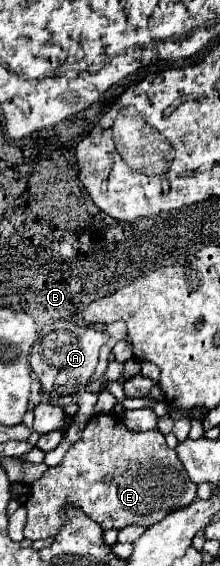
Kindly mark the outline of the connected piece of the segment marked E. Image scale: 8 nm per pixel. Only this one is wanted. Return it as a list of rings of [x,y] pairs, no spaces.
[[[96,415],[86,425],[82,437],[70,447],[64,461],[56,467],[50,467],[40,479],[32,483],[32,495],[26,503],[28,521],[24,527],[26,539],[44,539],[58,535],[58,527],[62,527],[66,501],[84,511],[90,519],[94,519],[104,531],[122,529],[126,525],[142,525],[150,527],[156,521],[164,519],[168,513],[186,507],[196,499],[196,485],[186,475],[178,455],[166,445],[164,435],[156,429],[150,431],[130,431],[124,421],[116,415]]]

